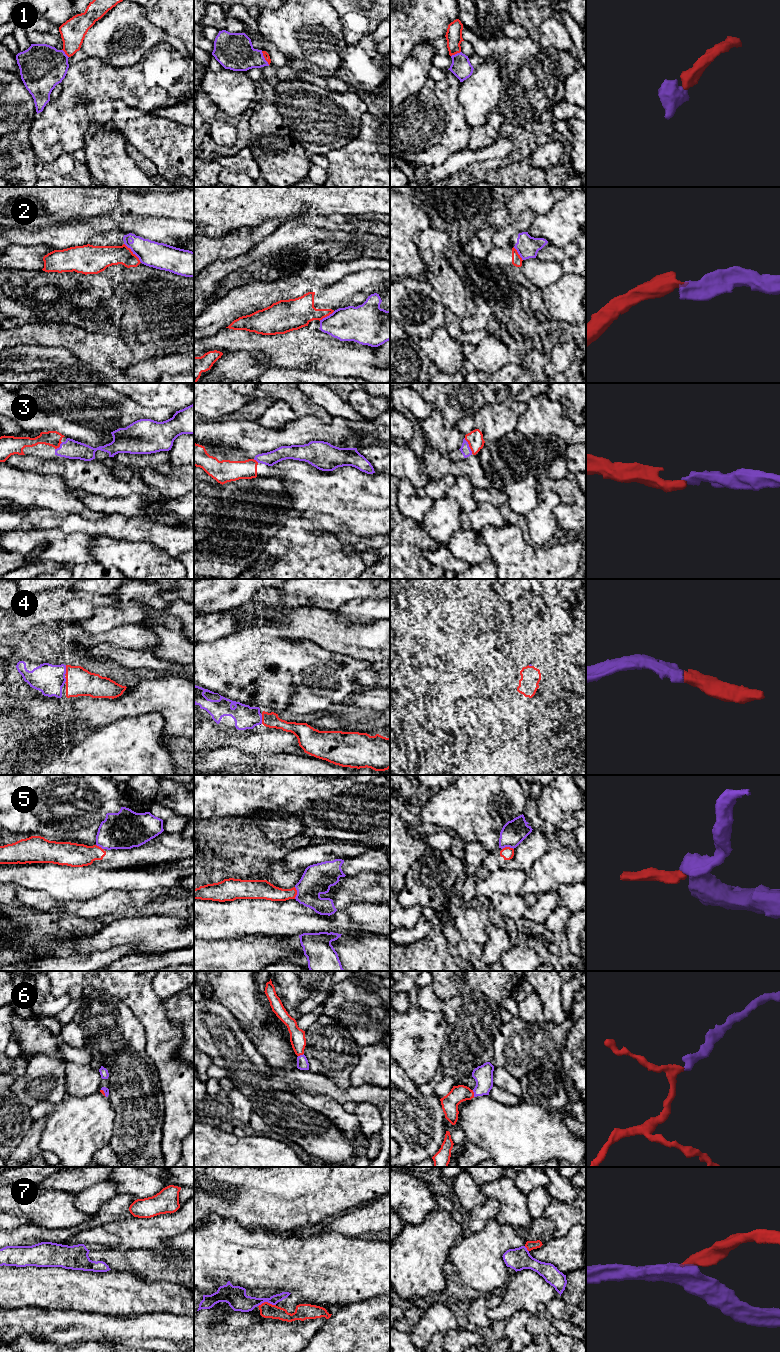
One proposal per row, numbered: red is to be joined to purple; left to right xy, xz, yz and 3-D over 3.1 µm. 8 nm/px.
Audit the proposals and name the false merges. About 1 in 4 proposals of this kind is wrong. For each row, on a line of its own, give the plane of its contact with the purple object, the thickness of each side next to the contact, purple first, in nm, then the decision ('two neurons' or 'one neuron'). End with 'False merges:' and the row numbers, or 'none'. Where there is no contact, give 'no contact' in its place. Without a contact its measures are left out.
1: meets purple in xz; 300 nm thick on the purple side, 50 nm on the other; one neuron
2: meets purple in xy; 220 nm thick on the purple side, 180 nm on the other; two neurons
3: meets purple in yz; 80 nm thick on the purple side, 130 nm on the other; one neuron
4: meets purple in xy; 240 nm thick on the purple side, 220 nm on the other; one neuron
5: meets purple in xz; 240 nm thick on the purple side, 140 nm on the other; two neurons
6: meets purple in yz; 160 nm thick on the purple side, 140 nm on the other; one neuron
7: meets purple in xz; 170 nm thick on the purple side, 120 nm on the other; one neuron
False merges: 2, 5

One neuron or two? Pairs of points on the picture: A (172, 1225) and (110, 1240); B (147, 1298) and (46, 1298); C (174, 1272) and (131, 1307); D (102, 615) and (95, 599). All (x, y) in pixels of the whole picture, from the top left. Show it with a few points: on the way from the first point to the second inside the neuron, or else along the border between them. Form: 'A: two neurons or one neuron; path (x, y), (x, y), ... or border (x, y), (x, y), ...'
A: one neuron; path (157, 1230), (153, 1233), (125, 1234)
B: one neuron; path (122, 1297), (71, 1297)
C: two neurons; border (140, 1277), (146, 1281), (169, 1281), (183, 1289)
D: two neurons; border (117, 600), (115, 605), (96, 606), (81, 621)

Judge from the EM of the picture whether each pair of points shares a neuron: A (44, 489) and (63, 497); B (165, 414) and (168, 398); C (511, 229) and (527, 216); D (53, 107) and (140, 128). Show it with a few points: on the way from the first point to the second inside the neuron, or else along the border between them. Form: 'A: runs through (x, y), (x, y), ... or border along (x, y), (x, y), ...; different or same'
A: runs through (49, 491), (58, 496); same
B: border along (143, 405), (148, 407), (170, 407), (176, 410); different
C: runs through (515, 228), (523, 220); same
D: border along (124, 101), (117, 100), (114, 103), (110, 121); different

